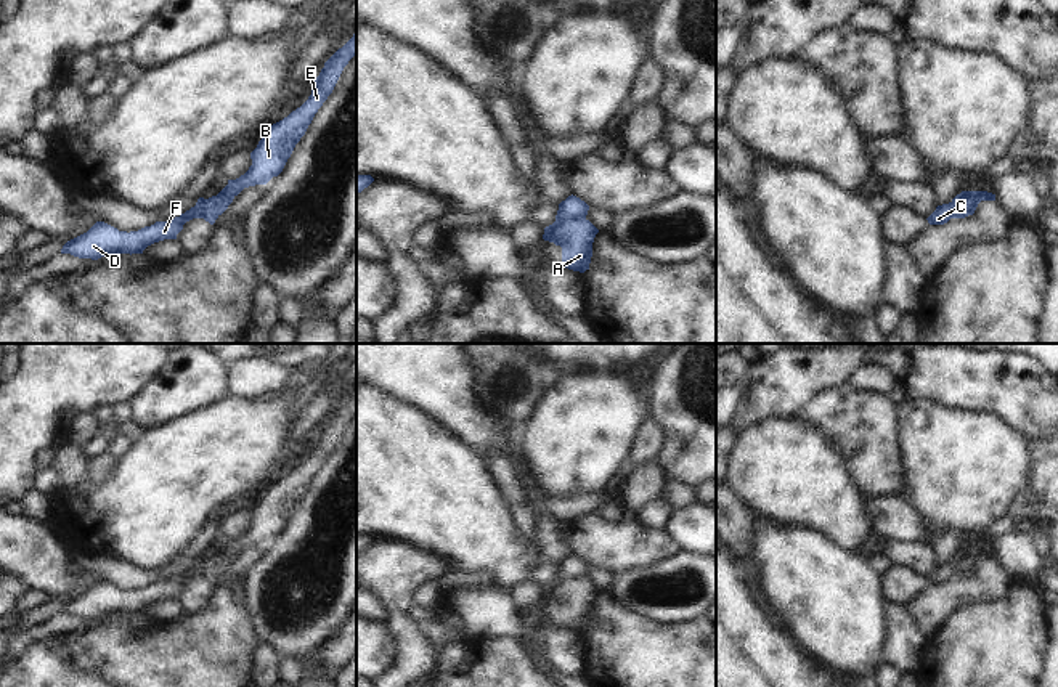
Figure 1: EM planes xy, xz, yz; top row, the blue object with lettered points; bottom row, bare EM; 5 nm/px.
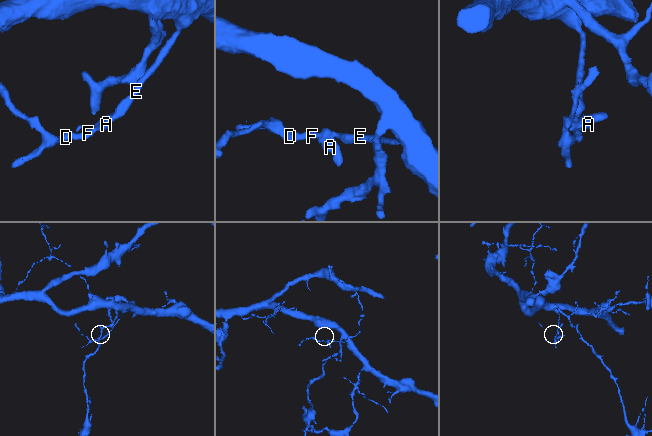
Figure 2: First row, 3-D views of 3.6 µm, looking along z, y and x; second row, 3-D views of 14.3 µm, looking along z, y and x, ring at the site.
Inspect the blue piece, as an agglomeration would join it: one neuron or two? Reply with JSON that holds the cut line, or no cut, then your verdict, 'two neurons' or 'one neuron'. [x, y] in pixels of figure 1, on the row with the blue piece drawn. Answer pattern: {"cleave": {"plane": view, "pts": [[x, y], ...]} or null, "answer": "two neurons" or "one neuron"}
{"cleave": {"plane": "xz", "pts": [[585, 217], [556, 220]]}, "answer": "two neurons"}

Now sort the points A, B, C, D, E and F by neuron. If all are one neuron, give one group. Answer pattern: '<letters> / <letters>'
A / B C D E F

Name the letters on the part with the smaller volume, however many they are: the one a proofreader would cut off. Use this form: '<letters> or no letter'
A

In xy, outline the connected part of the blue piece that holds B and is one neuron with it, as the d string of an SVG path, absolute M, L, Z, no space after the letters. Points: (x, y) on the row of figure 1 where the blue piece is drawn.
M356 32L324 63L308 100L267 128L257 148L250 152L252 165L249 170L236 180L228 180L228 185L217 196L234 197L244 188L267 185L283 172L295 144L305 135L315 114L332 93L344 67L353 56L356 56Z

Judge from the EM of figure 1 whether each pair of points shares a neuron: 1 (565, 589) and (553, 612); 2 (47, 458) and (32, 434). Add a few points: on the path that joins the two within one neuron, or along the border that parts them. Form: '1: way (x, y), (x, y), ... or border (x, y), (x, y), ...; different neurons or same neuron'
1: way (565, 594), (565, 599), (557, 607); same neuron
2: border (55, 445), (47, 445), (37, 453), (34, 469); different neurons

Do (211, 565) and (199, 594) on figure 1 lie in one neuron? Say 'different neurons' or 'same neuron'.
same neuron

